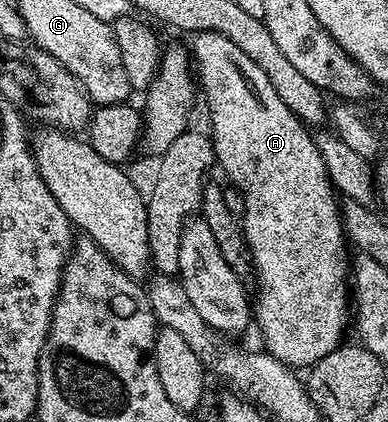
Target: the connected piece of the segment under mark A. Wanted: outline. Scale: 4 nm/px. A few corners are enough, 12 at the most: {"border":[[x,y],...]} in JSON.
{"border":[[221,33],[189,44],[243,198],[253,323],[309,369],[349,255],[308,124]]}

